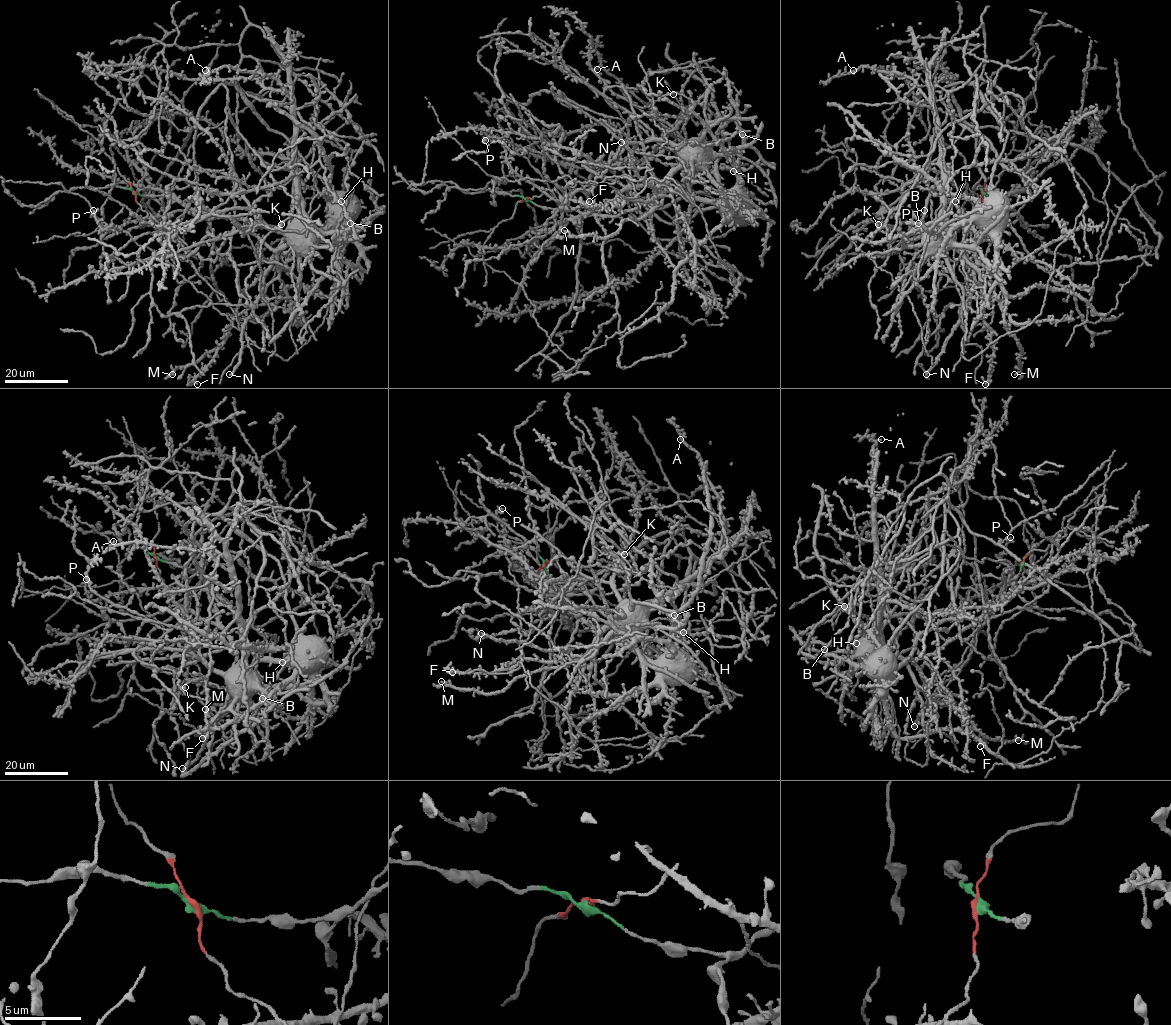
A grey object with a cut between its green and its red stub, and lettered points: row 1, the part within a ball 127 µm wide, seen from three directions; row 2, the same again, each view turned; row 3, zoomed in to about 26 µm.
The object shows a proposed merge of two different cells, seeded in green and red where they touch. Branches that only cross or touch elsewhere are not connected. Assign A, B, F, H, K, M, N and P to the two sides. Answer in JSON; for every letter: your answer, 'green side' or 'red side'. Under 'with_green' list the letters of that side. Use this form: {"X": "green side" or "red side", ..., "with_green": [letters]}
{"A": "red side", "B": "green side", "F": "red side", "H": "green side", "K": "green side", "M": "green side", "N": "green side", "P": "red side", "with_green": ["B", "H", "K", "M", "N"]}

